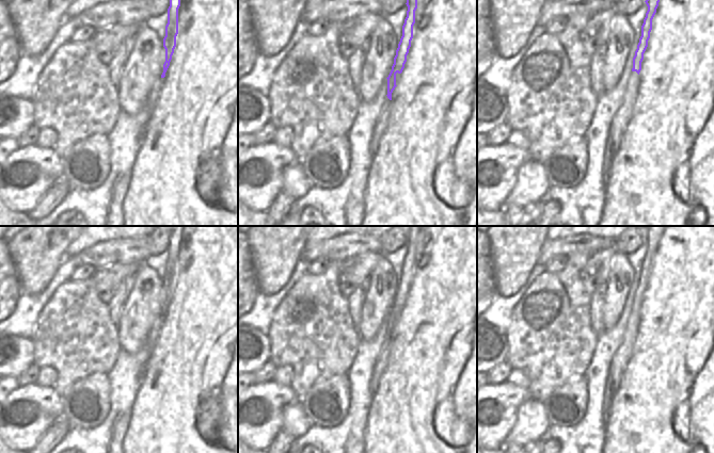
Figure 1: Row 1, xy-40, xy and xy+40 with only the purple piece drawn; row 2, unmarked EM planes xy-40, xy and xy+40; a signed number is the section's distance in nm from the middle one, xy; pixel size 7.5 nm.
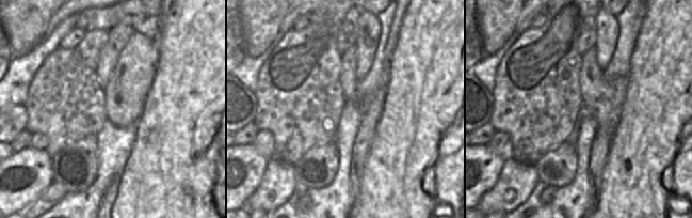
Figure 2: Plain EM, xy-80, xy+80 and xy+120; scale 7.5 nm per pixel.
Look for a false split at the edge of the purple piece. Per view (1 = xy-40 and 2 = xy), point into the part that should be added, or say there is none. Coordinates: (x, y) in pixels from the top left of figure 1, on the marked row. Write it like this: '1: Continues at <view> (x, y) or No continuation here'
1: No continuation here
2: Continues at xy (381, 123).

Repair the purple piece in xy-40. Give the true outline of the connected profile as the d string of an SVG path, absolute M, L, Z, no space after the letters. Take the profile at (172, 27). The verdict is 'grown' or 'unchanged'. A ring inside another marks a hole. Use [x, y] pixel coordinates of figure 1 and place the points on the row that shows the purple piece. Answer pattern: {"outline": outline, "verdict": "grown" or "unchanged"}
{"outline": "M170 0L170 6L168 9L168 23L165 26L165 36L163 38L163 47L165 49L165 62L163 64L163 72L161 75L161 78L165 77L165 72L170 66L170 62L176 47L179 6L180 0Z", "verdict": "unchanged"}

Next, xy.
{"outline": "M407 0L407 17L404 19L404 23L402 26L402 36L398 44L398 48L396 50L396 55L394 58L394 64L392 66L392 70L388 75L387 79L387 95L383 102L383 107L381 109L381 113L375 124L375 128L372 130L372 136L370 139L370 151L372 156L379 149L379 143L381 141L381 136L387 126L387 122L390 119L390 113L392 111L392 93L400 81L400 74L404 68L404 64L407 62L407 55L409 53L409 49L411 47L411 41L413 38L413 26L415 23L415 11L417 9L417 0Z", "verdict": "grown"}

